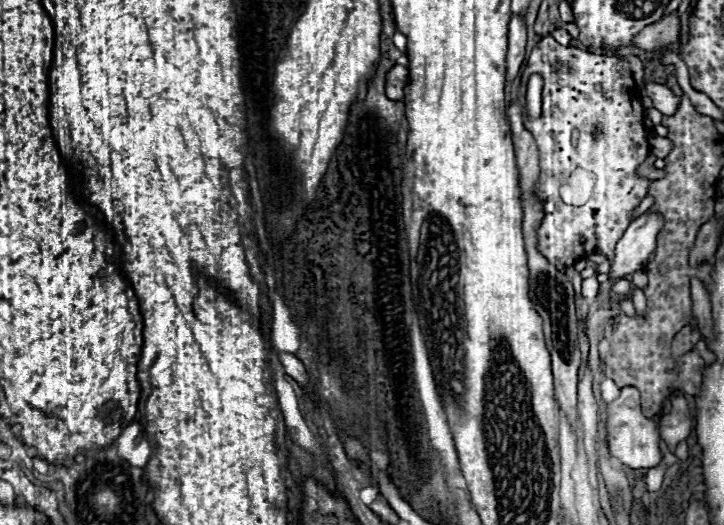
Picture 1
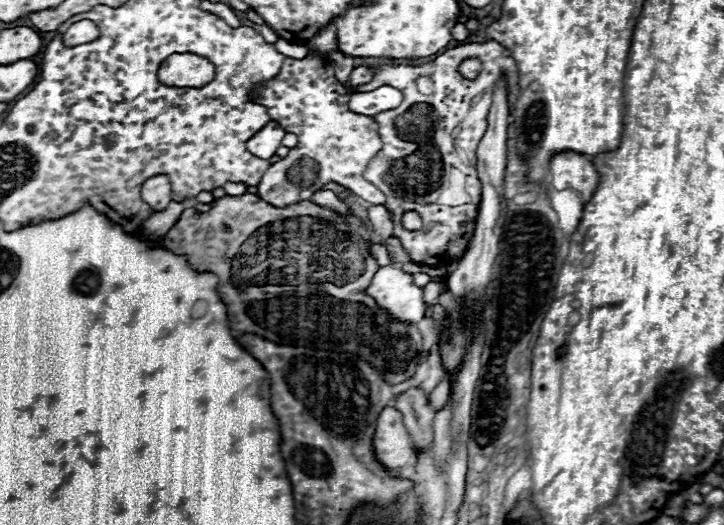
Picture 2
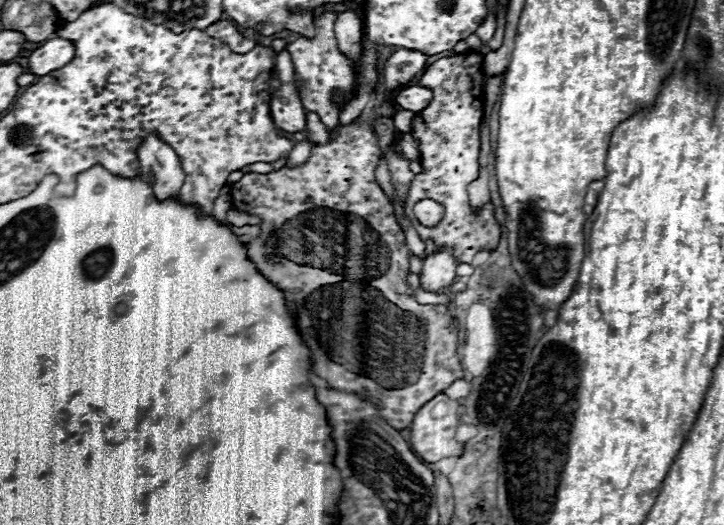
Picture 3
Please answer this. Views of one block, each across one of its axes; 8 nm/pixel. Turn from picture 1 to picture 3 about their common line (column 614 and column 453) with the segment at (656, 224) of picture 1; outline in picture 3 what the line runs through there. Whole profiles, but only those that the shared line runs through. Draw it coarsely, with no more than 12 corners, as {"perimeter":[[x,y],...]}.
{"perimeter":[[438,246],[424,262],[422,286],[438,292],[456,278],[454,250]]}

